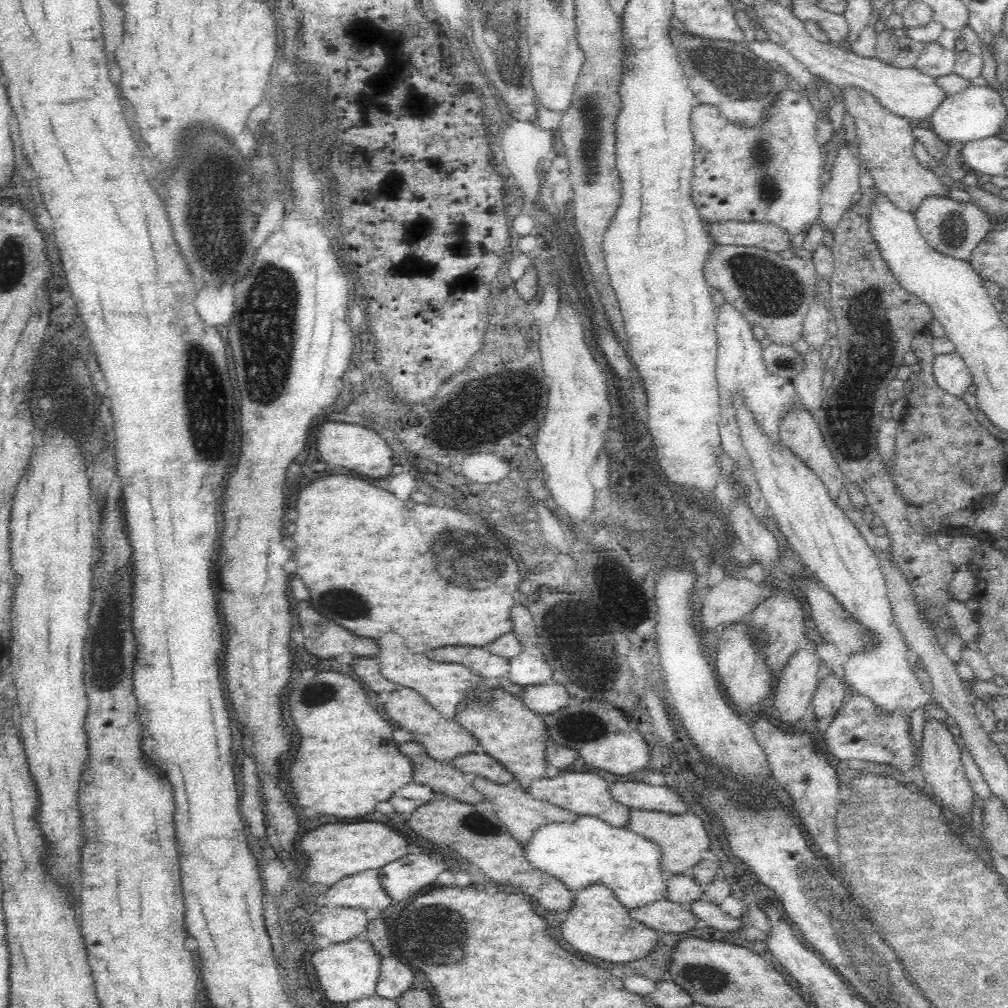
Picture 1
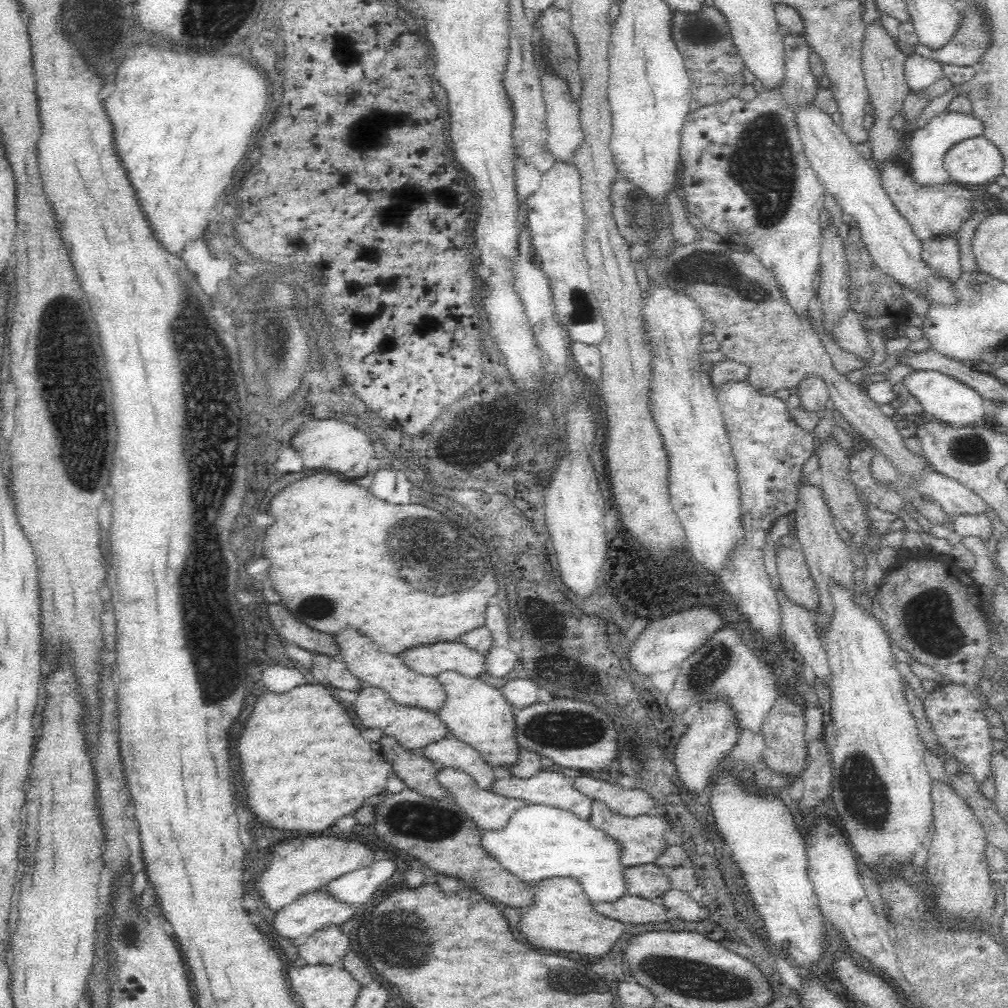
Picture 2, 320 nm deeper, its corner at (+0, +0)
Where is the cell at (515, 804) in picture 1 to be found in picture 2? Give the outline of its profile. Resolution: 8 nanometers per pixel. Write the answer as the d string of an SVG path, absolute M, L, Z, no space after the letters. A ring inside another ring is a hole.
M444 767L439 770L436 779L448 789L450 796L454 797L456 804L462 808L462 812L478 823L483 831L498 831L506 828L506 824L510 823L514 812L529 804L526 800L500 796L491 790L480 788L472 775L458 769Z

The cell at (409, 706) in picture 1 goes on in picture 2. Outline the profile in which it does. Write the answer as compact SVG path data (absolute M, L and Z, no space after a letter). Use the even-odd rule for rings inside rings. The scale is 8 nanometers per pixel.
M368 685L357 692L358 697L354 700L354 711L365 727L379 728L384 734L394 737L404 748L413 752L419 752L432 742L438 742L442 738L451 736L448 725L442 722L437 713L433 713L423 708L406 706L397 703L390 693L377 686Z

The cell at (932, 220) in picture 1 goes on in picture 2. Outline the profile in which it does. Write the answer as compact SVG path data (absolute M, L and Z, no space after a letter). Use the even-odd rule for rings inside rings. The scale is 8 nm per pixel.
M938 233L923 242L922 258L934 269L952 280L958 280L963 273L960 266L960 236L953 233Z

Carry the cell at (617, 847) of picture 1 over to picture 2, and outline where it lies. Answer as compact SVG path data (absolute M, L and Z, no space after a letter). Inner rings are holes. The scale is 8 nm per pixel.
M532 804L514 812L506 828L498 831L484 831L482 845L490 851L504 868L518 879L527 882L544 882L556 876L570 877L584 884L584 892L593 903L616 902L626 895L625 867L622 865L624 845L613 836L596 828L586 820L578 819L573 812L548 805Z

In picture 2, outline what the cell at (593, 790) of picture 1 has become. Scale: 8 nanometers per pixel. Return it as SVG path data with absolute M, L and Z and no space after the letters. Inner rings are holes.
M544 770L530 778L522 778L514 774L505 778L498 778L490 788L492 792L500 796L526 800L532 804L548 805L573 812L578 819L589 821L592 814L594 799L574 787L572 780L568 779L562 772Z

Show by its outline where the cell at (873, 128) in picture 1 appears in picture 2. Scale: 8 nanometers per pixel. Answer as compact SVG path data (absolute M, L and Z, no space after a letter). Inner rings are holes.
M906 154L890 156L877 164L879 179L882 187L896 205L898 212L902 213L914 229L914 234L924 242L927 238L938 233L953 233L960 230L964 221L973 211L973 194L958 183L949 182L936 185L922 185L910 173L906 161Z

